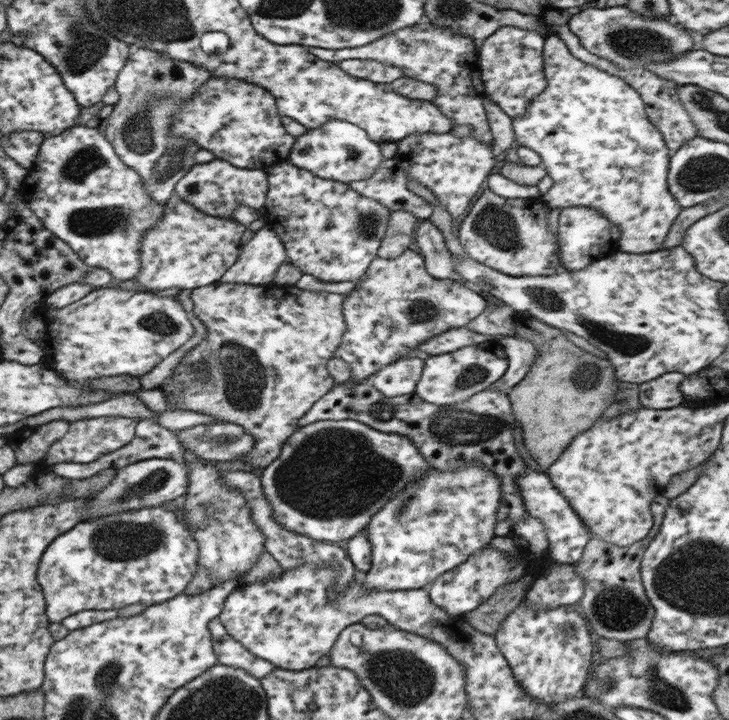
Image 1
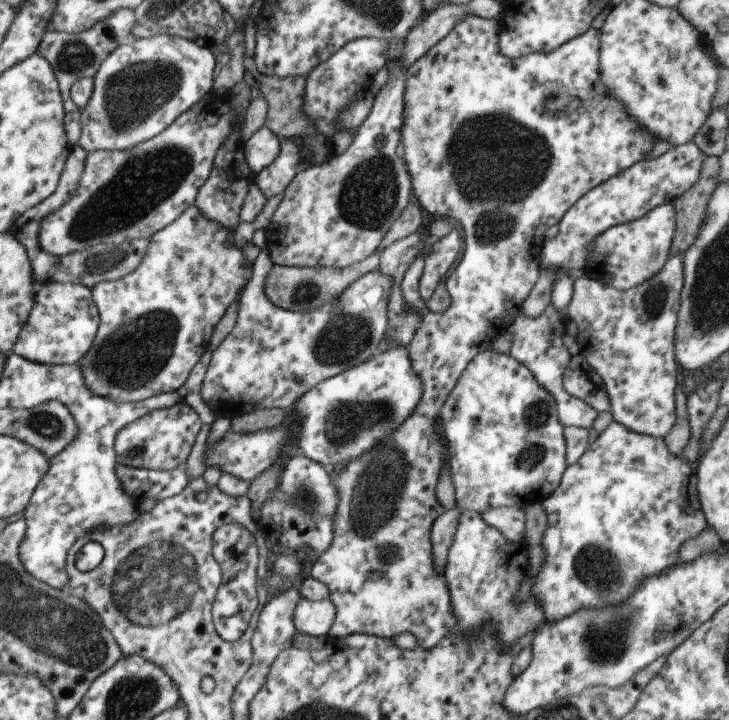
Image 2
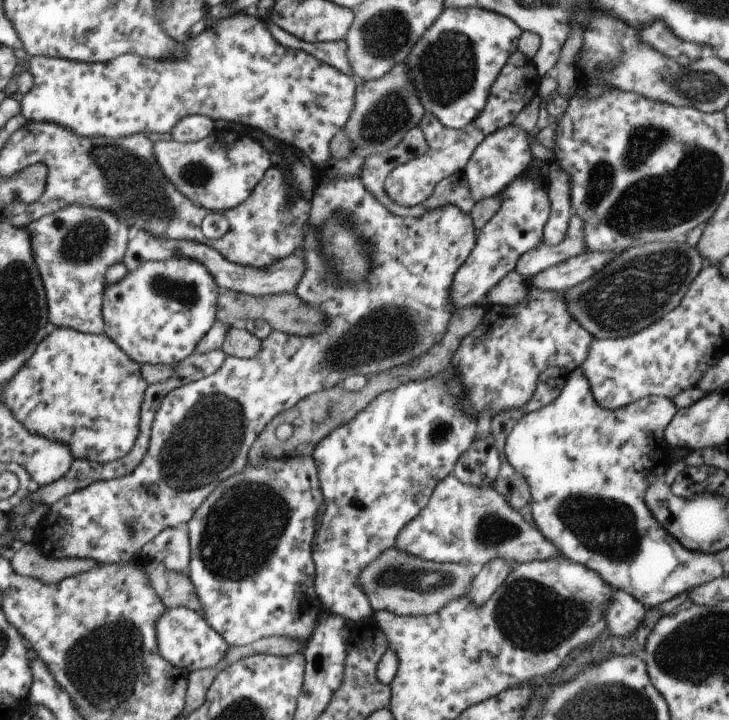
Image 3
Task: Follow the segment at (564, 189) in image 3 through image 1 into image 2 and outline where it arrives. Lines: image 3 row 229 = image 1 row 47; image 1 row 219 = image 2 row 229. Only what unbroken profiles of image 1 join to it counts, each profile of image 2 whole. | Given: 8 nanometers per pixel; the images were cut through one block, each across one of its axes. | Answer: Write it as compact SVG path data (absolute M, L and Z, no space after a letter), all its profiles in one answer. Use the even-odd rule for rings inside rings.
M672 203L656 206L635 220L612 226L593 238L589 244L591 256L583 268L589 278L601 280L617 290L633 288L655 276L669 255L671 238L675 232L675 209Z

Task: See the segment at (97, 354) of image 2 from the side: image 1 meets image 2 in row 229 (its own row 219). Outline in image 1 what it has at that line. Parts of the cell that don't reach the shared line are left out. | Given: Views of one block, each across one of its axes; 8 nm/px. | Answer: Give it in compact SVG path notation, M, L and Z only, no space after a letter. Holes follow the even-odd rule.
M173 194L165 201L163 216L141 240L141 270L126 286L155 292L165 288L191 290L215 283L239 256L244 227L233 219L209 216Z

